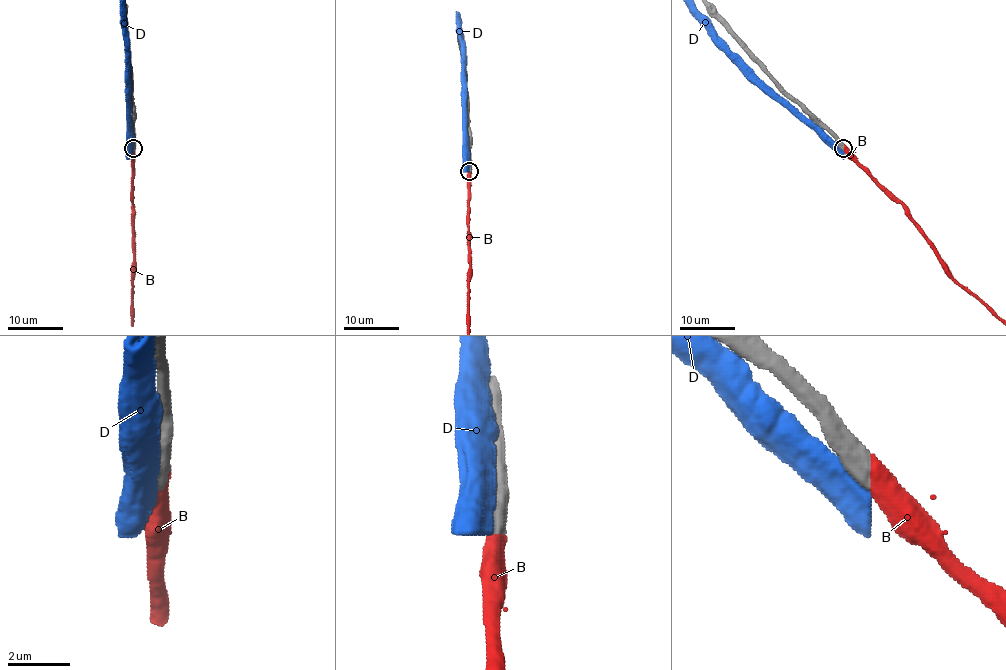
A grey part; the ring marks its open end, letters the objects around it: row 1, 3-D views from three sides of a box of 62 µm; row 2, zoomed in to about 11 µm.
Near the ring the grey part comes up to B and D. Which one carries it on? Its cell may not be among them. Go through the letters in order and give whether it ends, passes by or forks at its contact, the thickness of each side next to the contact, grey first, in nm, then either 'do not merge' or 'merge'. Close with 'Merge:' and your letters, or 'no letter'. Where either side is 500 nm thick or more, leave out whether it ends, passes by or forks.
B: 650 nm thick on the grey side, 600 nm on the other; merge
D: 700 nm thick on the grey side, 750 nm on the other; do not merge
Merge: B

